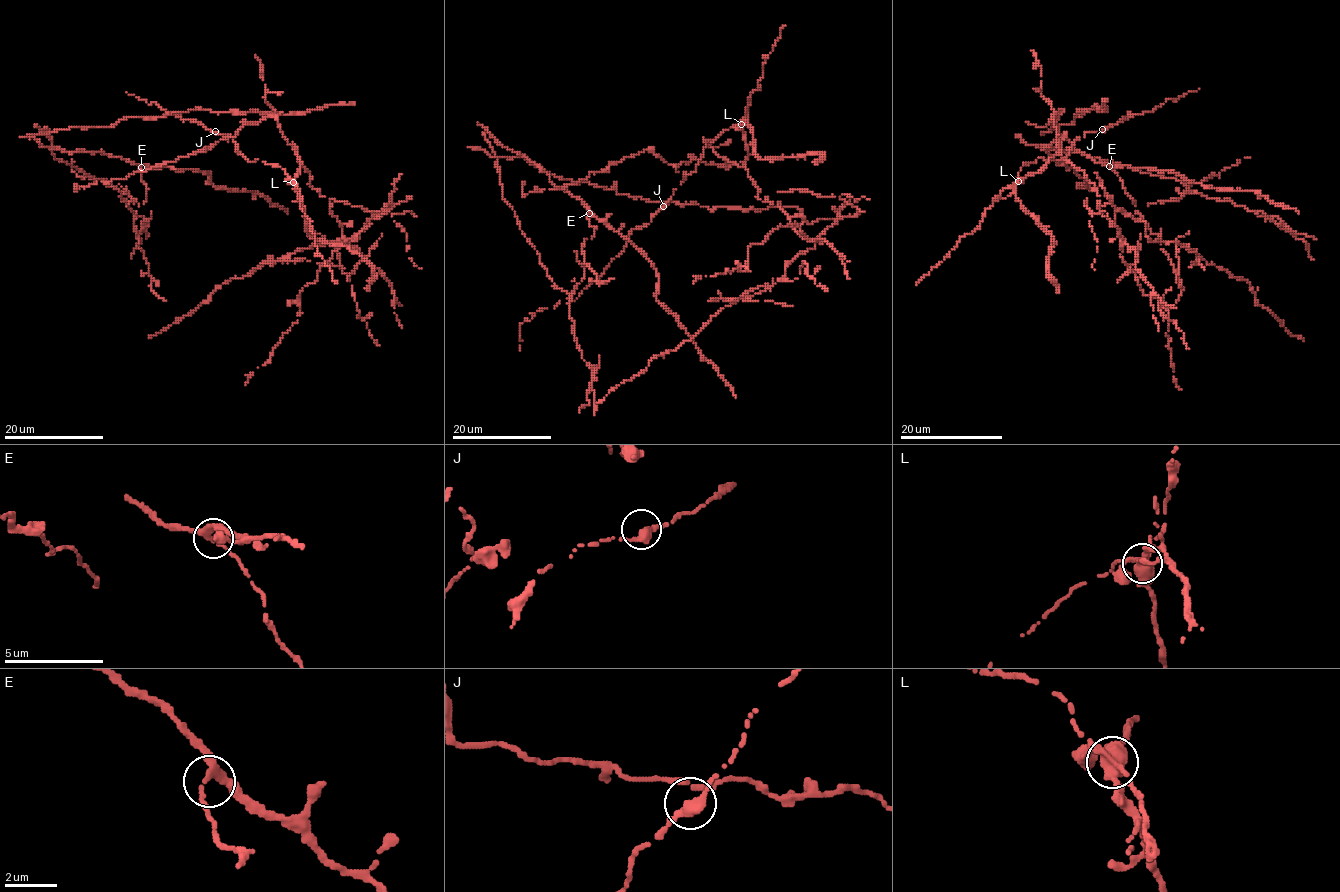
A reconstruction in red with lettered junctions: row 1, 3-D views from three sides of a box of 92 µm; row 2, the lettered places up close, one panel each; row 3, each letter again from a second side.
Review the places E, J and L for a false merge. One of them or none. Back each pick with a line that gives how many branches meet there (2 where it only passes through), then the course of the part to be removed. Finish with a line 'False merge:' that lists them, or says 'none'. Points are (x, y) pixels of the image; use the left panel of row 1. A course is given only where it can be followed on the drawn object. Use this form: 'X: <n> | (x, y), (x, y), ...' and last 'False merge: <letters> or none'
L: 3
False merge: L

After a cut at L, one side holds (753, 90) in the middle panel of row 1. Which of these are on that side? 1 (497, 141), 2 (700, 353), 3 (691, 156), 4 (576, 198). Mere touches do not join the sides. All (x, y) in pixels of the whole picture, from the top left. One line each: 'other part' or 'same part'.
1: same part
2: same part
3: other part
4: same part

